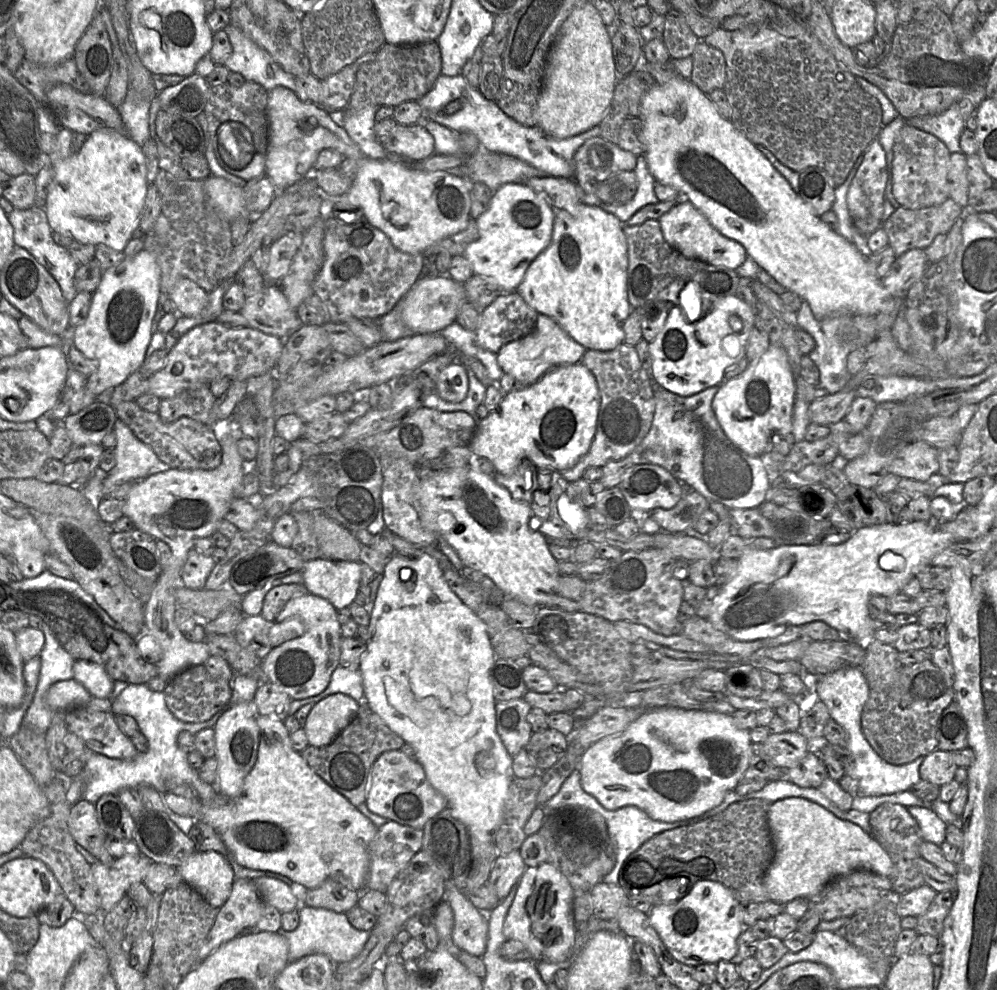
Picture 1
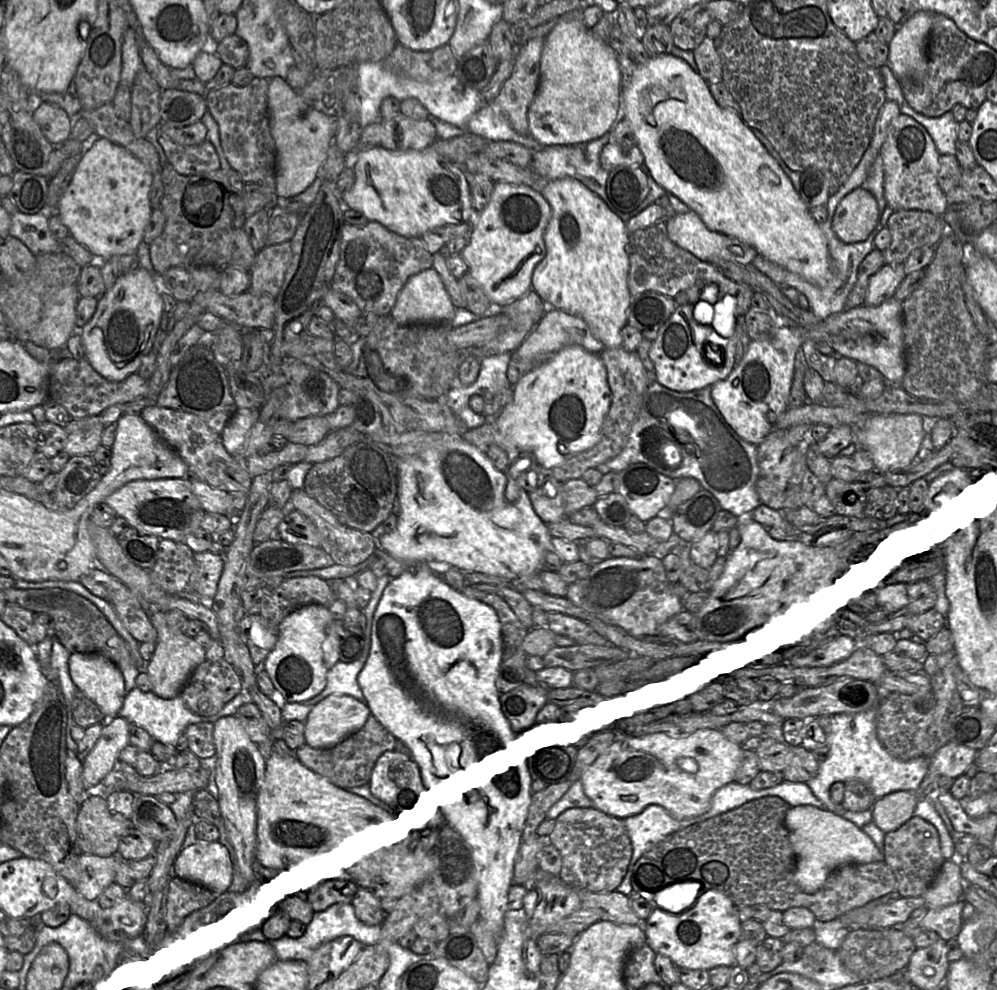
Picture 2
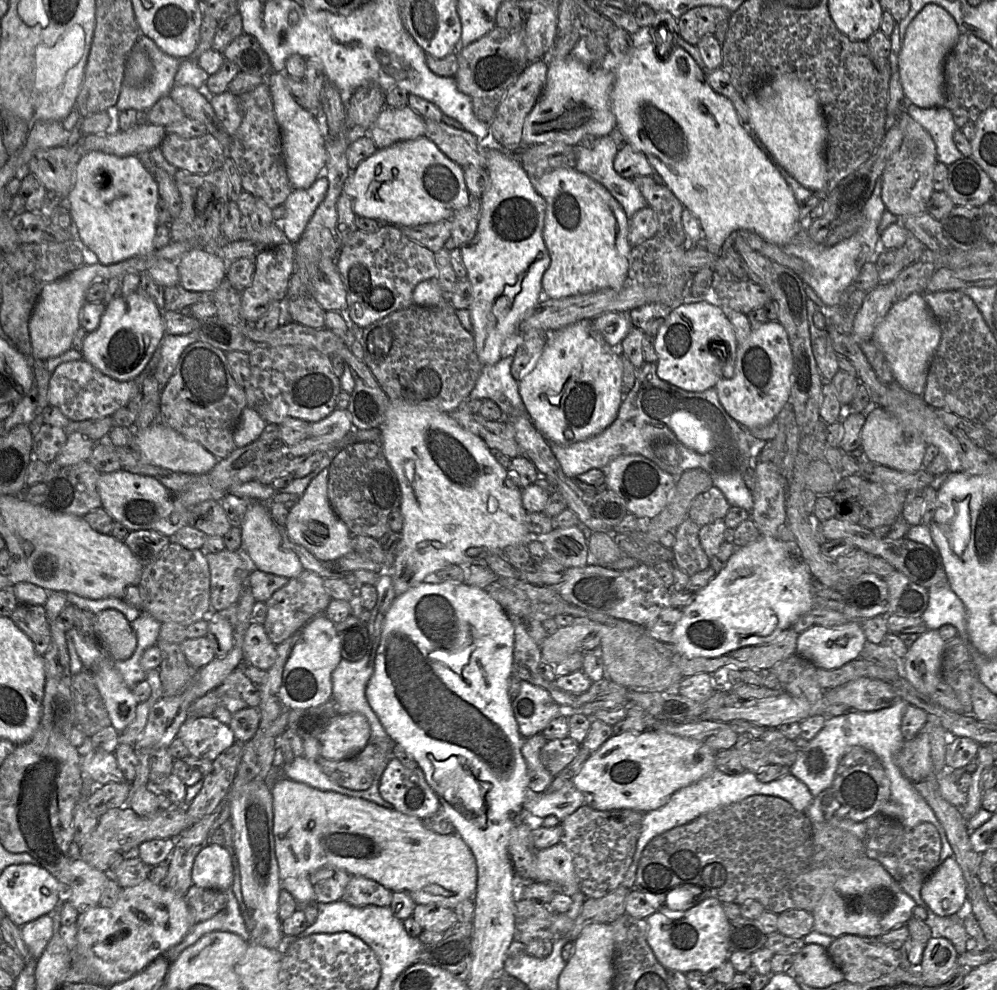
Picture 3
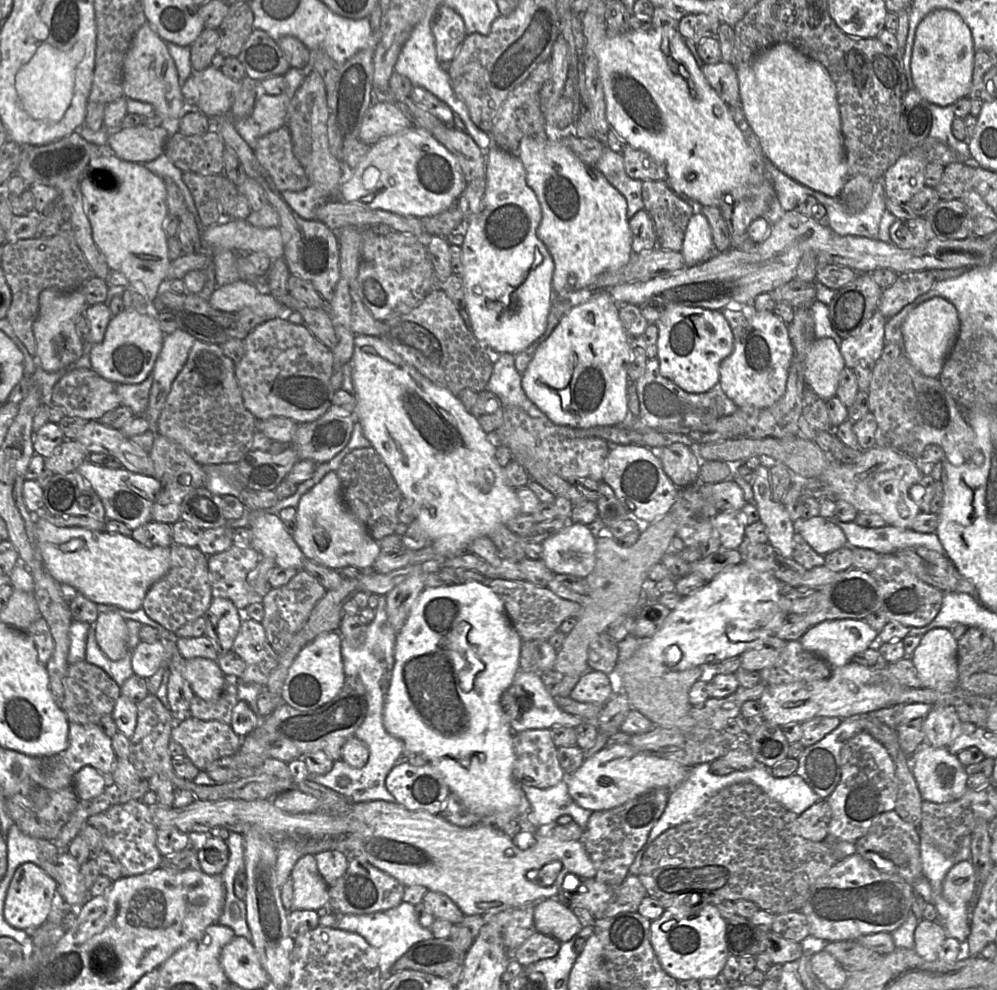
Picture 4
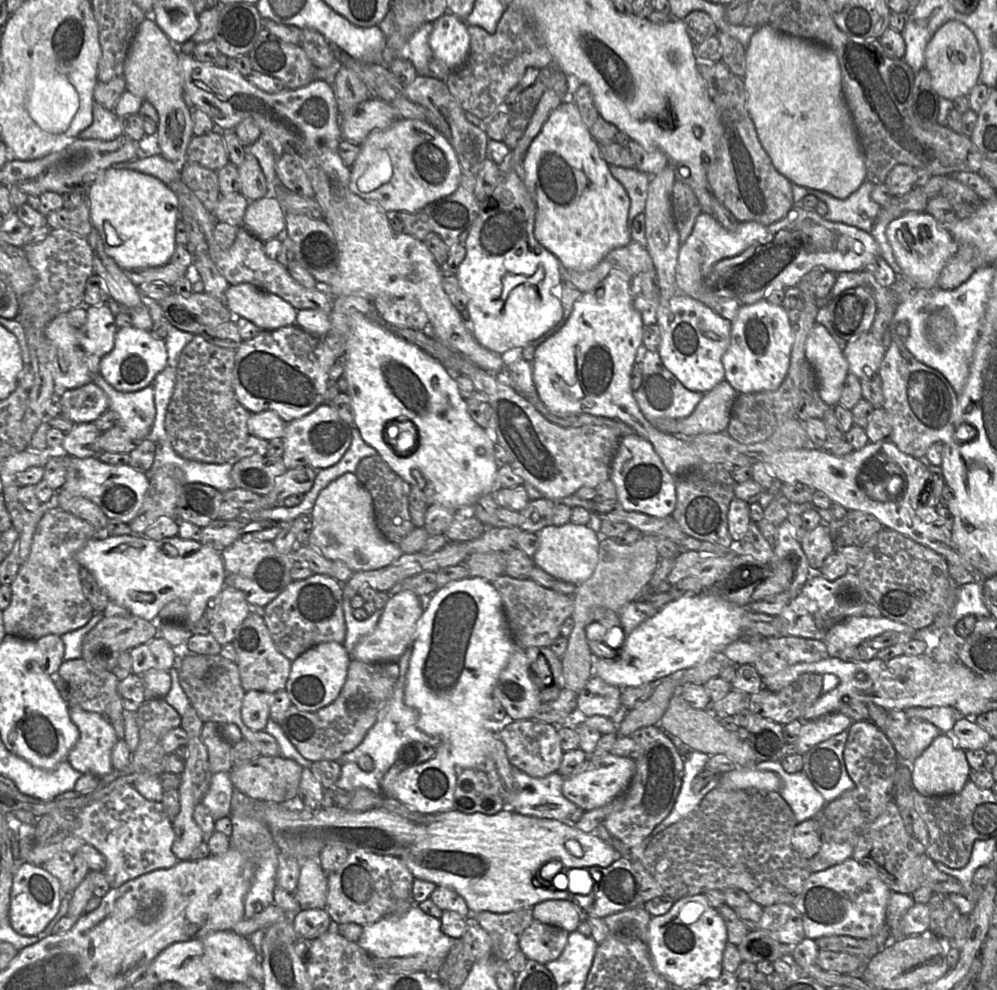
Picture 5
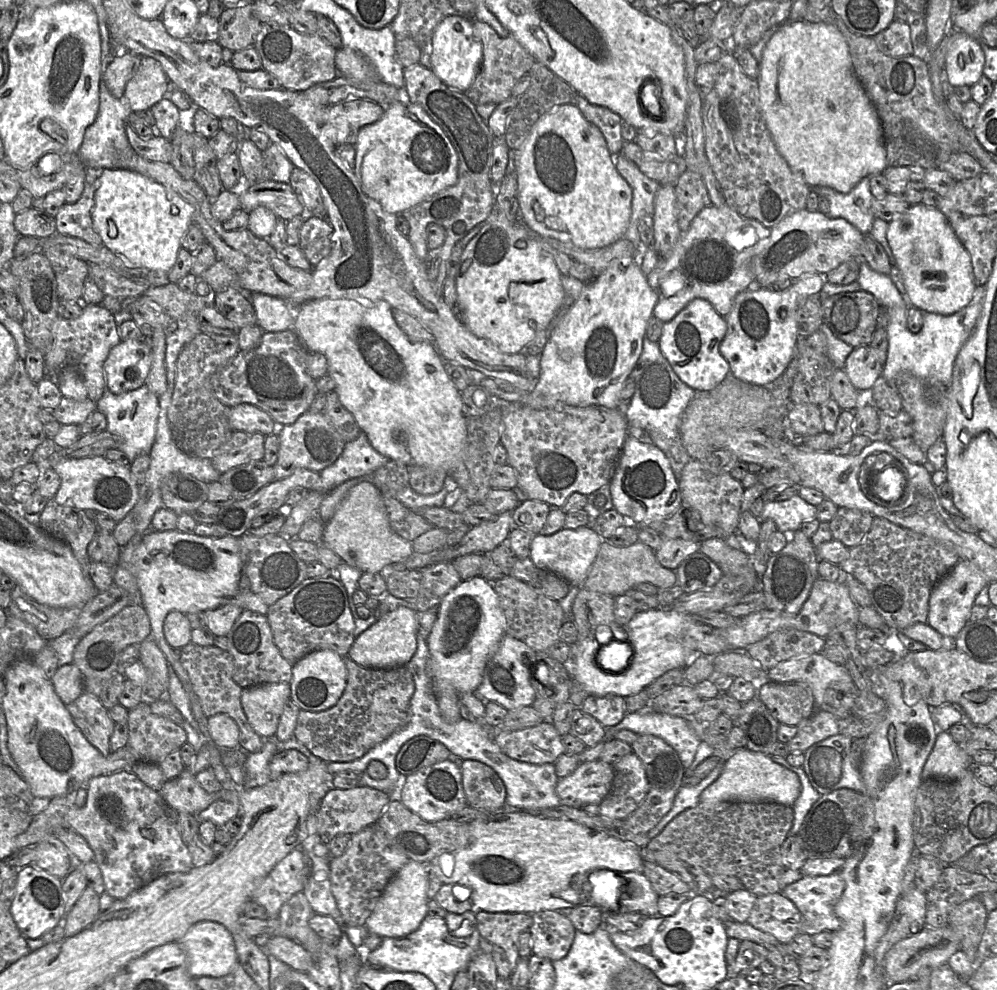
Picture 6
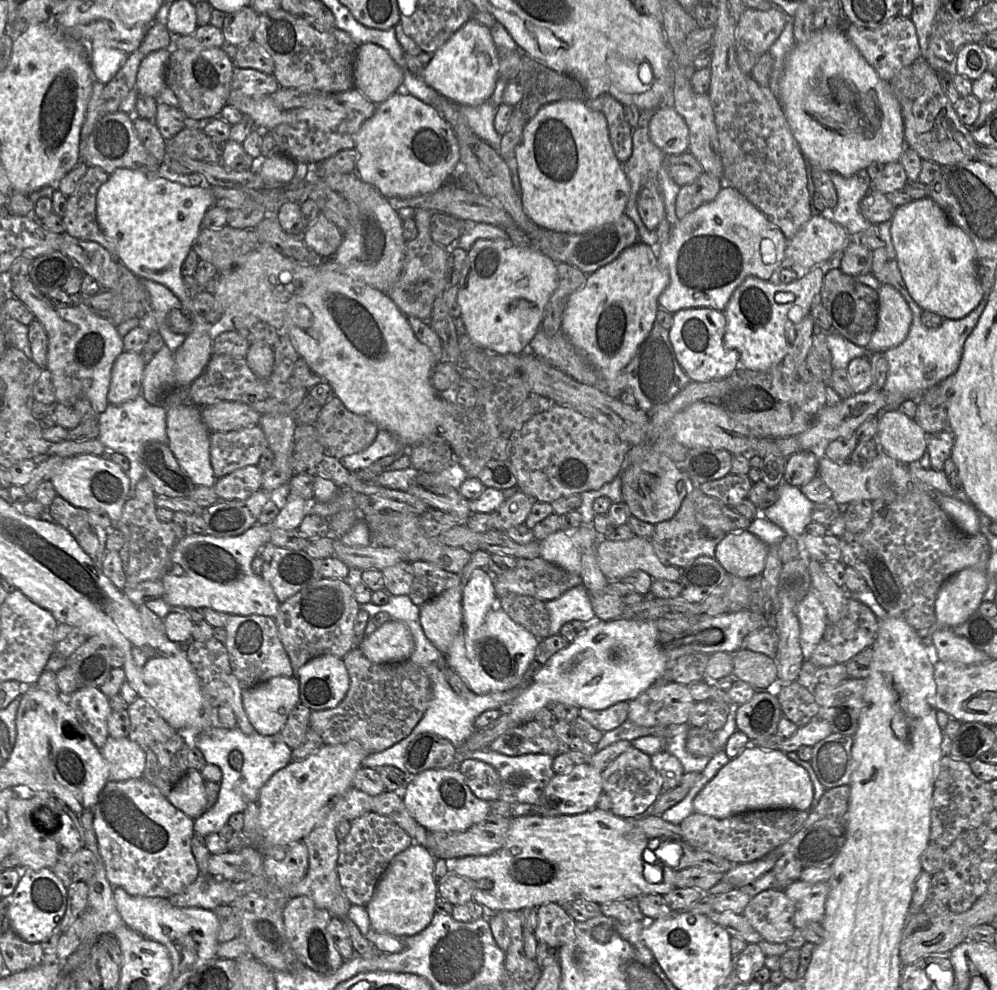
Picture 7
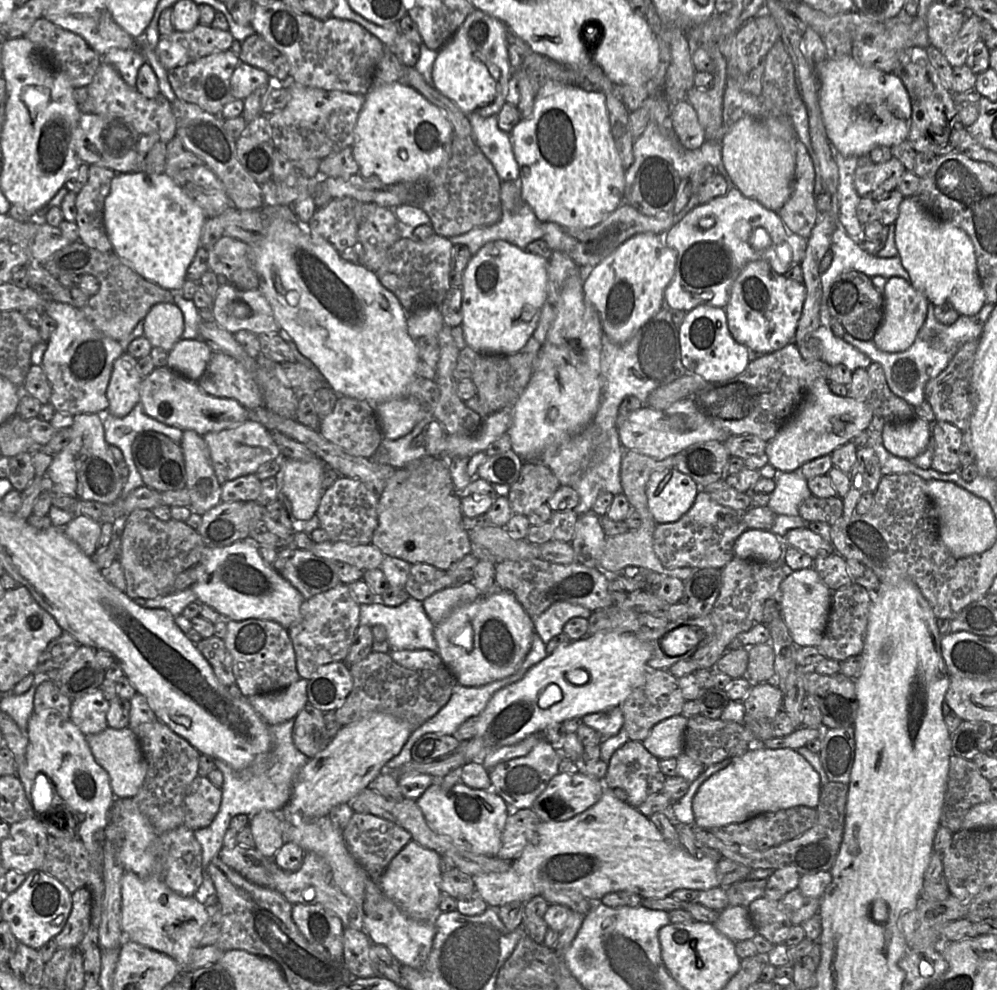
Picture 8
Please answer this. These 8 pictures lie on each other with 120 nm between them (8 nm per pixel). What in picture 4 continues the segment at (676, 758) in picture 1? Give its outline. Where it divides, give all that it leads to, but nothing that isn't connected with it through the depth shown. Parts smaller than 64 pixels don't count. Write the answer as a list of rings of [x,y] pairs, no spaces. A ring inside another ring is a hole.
[[[623,743],[606,746],[585,759],[574,773],[566,776],[566,782],[572,799],[594,812],[615,808],[654,788],[673,790],[686,779],[690,768]]]

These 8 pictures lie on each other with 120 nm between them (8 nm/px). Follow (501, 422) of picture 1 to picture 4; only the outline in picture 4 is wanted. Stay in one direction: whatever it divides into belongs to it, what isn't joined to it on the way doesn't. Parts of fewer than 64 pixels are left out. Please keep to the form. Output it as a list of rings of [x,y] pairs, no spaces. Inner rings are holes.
[[[608,290],[594,291],[588,300],[572,307],[563,316],[550,336],[539,345],[522,374],[521,384],[526,396],[555,425],[585,429],[622,424],[630,417],[628,365],[635,340],[631,340],[625,331],[619,318],[619,308]]]

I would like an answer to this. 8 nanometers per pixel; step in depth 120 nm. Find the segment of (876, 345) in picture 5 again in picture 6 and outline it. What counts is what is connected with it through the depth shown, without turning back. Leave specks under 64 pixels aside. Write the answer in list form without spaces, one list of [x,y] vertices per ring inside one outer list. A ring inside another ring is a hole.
[[[870,345],[855,347],[846,359],[844,370],[855,388],[868,393],[881,377],[883,365]]]

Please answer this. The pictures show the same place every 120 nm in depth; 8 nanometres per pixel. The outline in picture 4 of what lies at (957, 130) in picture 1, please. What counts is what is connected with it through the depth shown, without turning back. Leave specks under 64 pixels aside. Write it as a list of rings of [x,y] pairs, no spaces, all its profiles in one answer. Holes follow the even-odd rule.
[[[931,104],[931,111],[933,123],[929,136],[949,145],[958,152],[963,160],[972,162],[969,153],[969,140],[960,141],[953,135],[952,124],[956,118],[953,106],[943,107]]]

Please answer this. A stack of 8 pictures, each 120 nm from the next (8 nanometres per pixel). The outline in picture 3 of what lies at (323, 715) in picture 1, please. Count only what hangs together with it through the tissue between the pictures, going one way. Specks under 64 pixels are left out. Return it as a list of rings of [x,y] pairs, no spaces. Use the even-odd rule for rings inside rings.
[[[360,713],[337,716],[320,737],[320,756],[339,761],[360,753],[370,739],[370,725]]]

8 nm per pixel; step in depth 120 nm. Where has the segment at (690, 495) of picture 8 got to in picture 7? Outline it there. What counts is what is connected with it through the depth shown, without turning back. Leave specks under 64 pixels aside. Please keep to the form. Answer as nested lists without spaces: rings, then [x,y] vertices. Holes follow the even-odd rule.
[[[652,454],[629,466],[622,472],[622,497],[630,515],[653,525],[673,518],[690,491],[685,475],[681,464],[675,464],[664,454]]]

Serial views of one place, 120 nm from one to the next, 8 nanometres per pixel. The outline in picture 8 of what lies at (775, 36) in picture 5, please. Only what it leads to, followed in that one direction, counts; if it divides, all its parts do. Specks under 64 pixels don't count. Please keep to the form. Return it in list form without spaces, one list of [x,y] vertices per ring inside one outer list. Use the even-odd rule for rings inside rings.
[[[852,55],[826,59],[817,69],[819,102],[827,137],[834,151],[861,157],[877,146],[892,147],[907,140],[912,107],[909,94],[894,73],[860,65]]]

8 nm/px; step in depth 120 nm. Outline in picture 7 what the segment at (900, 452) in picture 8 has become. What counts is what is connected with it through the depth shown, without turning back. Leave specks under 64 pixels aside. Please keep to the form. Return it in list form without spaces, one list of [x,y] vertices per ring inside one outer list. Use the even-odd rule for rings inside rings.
[[[886,409],[879,417],[877,441],[892,459],[903,463],[919,463],[927,450],[928,435],[897,409]]]

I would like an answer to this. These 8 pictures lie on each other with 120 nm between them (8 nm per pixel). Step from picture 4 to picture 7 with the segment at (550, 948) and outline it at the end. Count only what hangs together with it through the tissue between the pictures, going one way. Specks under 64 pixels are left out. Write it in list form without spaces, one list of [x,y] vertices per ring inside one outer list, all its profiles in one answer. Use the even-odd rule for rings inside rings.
[[[546,903],[537,908],[538,924],[535,937],[539,943],[559,948],[575,937],[576,921],[557,903]]]

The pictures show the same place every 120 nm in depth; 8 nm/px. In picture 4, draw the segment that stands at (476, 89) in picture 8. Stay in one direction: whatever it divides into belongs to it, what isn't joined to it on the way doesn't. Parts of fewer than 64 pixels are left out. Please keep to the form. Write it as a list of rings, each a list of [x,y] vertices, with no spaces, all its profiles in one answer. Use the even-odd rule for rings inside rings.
[[[439,4],[430,19],[438,60],[452,61],[467,33],[462,17],[446,4]]]

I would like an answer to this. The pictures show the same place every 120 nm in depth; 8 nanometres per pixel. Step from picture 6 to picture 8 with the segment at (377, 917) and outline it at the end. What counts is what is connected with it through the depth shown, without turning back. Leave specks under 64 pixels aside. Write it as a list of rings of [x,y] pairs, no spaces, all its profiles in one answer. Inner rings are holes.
[[[411,840],[406,846],[404,846],[402,848],[402,850],[391,860],[390,864],[387,866],[387,868],[385,869],[385,871],[383,872],[383,874],[381,875],[378,883],[379,886],[381,888],[381,890],[383,891],[383,893],[390,898],[391,900],[393,900],[400,908],[401,910],[407,914],[408,916],[410,916],[411,918],[421,921],[421,922],[434,922],[436,916],[439,913],[446,913],[446,912],[441,912],[438,909],[438,905],[439,905],[439,901],[440,901],[440,896],[441,896],[441,889],[440,889],[440,885],[441,885],[441,877],[442,877],[442,872],[440,869],[440,860],[441,860],[441,856],[435,852],[434,850],[428,849],[422,845],[420,845],[419,843],[417,843],[416,841]]]

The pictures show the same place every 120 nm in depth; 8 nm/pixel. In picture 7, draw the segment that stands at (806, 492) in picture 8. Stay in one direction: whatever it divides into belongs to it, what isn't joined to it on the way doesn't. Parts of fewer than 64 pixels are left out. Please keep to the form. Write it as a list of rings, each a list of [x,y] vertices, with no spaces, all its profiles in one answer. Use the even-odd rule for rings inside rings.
[[[782,481],[776,488],[779,490],[779,499],[762,511],[760,516],[781,527],[786,534],[799,537],[812,521],[811,513],[814,503],[802,493],[799,487],[792,486],[785,481]]]

